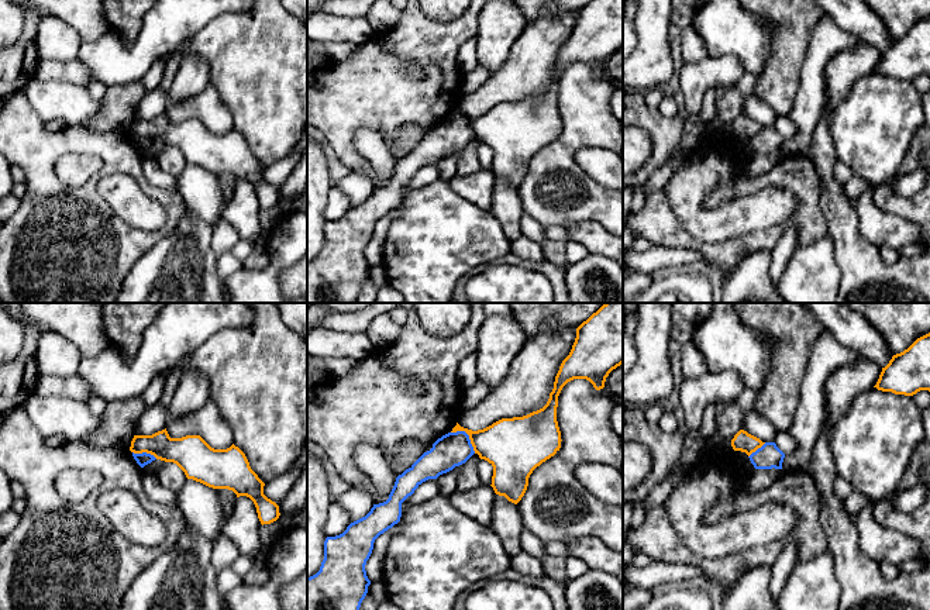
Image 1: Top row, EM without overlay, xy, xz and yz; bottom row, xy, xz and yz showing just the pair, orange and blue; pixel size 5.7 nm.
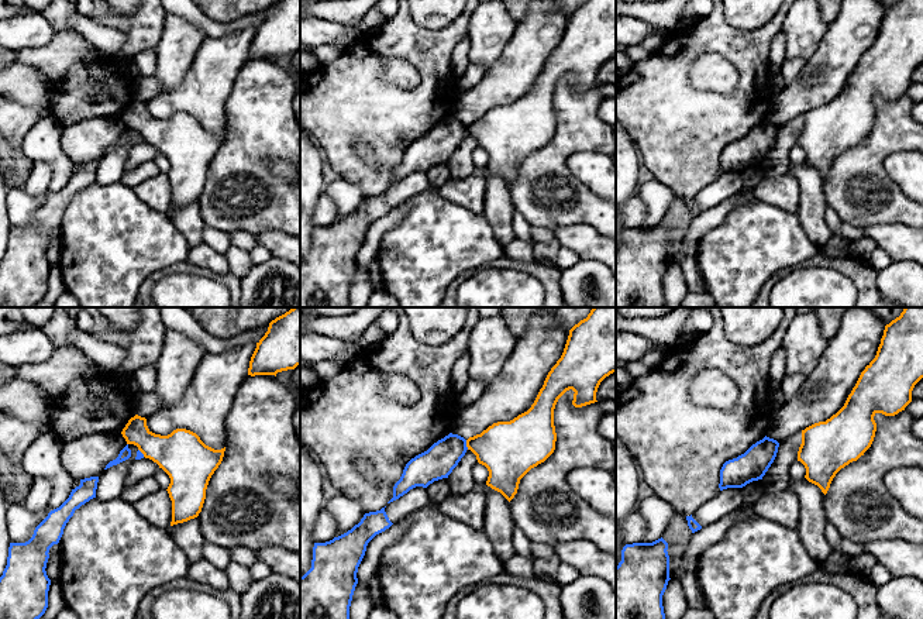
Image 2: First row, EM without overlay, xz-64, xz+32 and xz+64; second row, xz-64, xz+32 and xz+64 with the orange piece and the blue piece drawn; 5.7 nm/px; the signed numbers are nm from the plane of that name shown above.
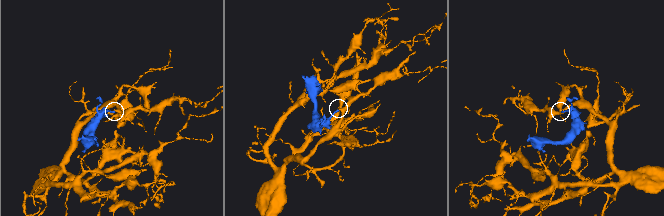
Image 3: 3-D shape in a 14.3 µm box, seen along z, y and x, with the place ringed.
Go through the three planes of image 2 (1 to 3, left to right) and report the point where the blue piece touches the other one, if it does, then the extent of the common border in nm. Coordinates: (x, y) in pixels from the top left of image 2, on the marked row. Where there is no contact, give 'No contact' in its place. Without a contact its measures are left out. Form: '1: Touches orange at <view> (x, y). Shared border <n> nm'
1: Touches orange at xz-64 (141, 451). Shared border 60 nm
2: Touches orange at xz+32 (467, 444). Shared border 60 nm
3: No contact

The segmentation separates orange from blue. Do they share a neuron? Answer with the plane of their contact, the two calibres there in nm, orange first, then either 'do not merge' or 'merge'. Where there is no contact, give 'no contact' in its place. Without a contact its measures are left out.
meets orange in xz; 300 nm thick on the orange side, 190 nm on the other; do not merge

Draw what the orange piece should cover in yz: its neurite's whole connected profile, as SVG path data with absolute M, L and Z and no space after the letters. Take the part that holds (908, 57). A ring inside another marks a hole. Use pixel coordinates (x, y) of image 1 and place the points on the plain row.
M930 17L893 39L874 72L905 80L930 76Z

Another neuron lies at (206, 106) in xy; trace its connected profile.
M211 85L183 101L170 101L166 116L170 123L200 120L214 134L232 130L232 114Z

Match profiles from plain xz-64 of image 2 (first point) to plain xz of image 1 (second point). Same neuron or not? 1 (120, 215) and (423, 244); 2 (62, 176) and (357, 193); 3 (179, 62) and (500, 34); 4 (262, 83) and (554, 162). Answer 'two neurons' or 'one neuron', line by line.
1: one neuron
2: two neurons
3: one neuron
4: one neuron

